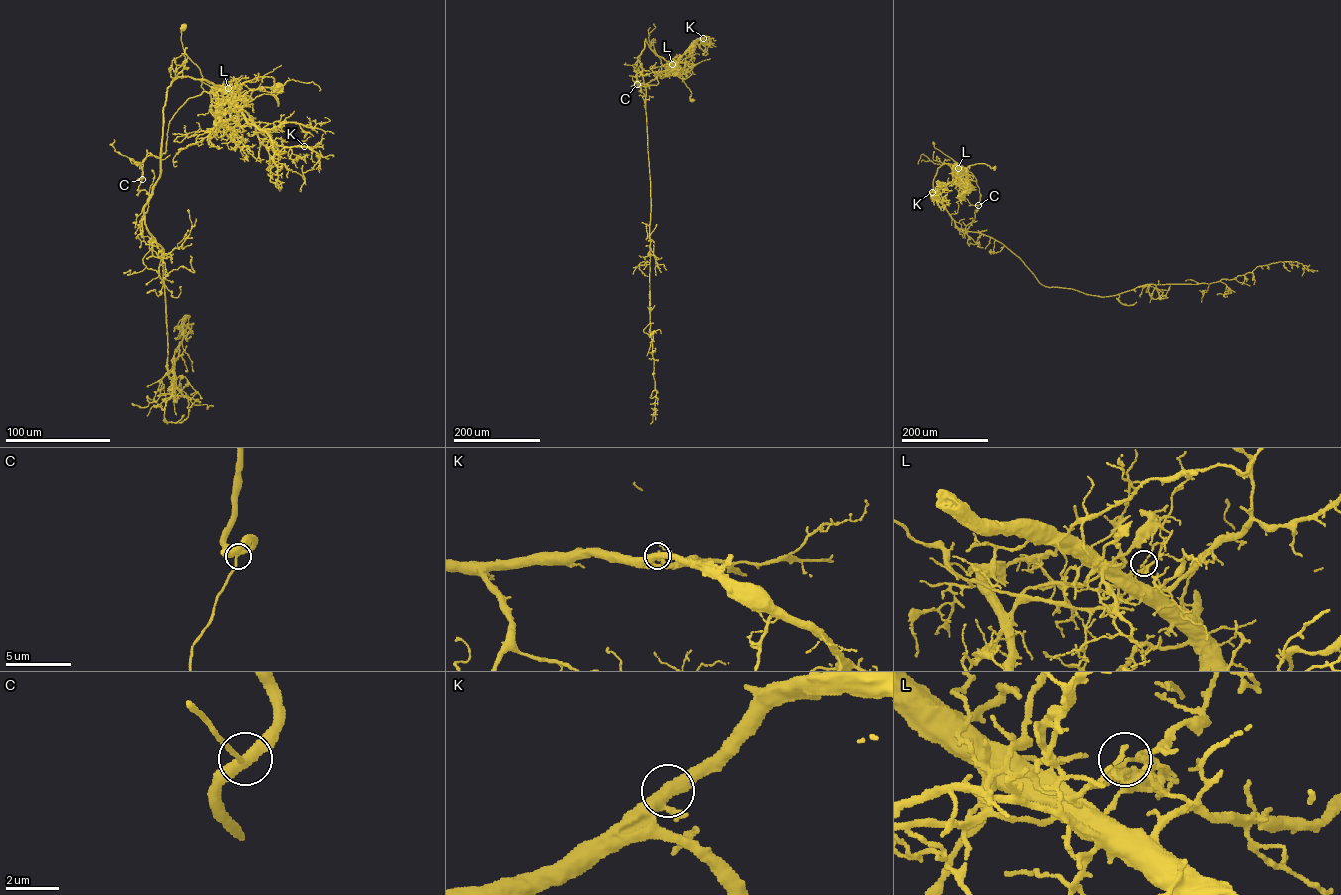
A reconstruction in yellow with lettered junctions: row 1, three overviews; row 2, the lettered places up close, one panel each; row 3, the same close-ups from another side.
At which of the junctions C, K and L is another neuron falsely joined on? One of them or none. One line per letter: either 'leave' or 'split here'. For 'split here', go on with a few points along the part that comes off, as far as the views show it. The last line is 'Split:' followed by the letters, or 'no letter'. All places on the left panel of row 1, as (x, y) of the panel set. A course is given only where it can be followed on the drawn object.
C: leave
K: leave
L: split here; course (228, 88), (203, 91), (178, 109), (165, 153), (143, 160), (143, 178), (141, 165), (115, 151), (113, 139)
Split: L

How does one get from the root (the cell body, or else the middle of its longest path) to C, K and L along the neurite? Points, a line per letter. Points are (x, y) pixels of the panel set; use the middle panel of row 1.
C: (653, 40), (662, 72), (646, 87), (637, 84)
K: (653, 40), (662, 72), (668, 65), (674, 66), (691, 44), (703, 38)
L: (653, 40), (661, 71), (672, 64)

